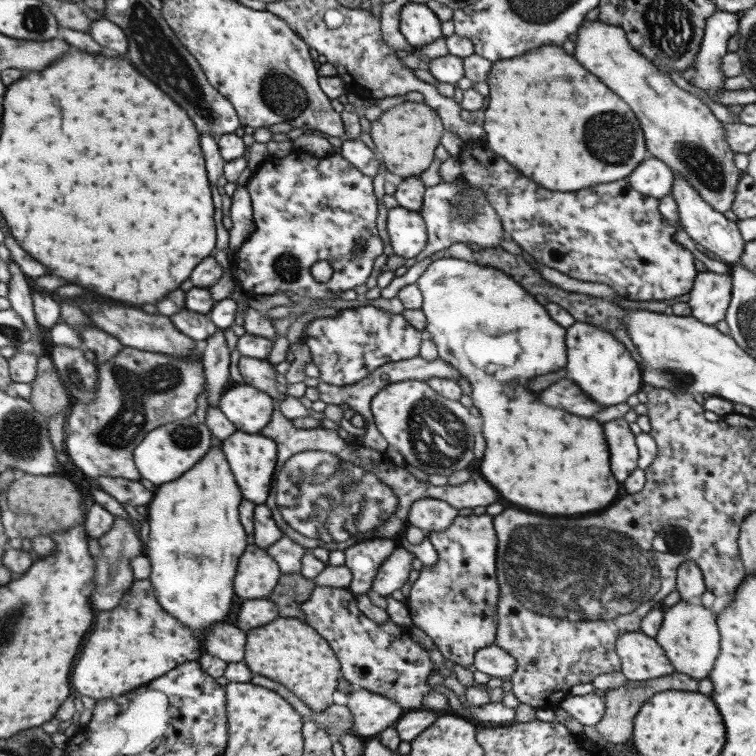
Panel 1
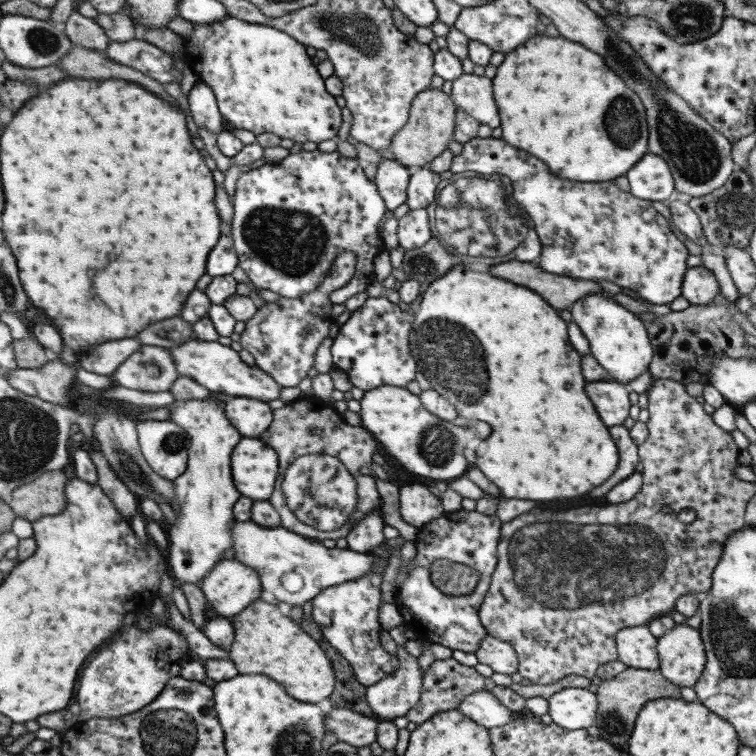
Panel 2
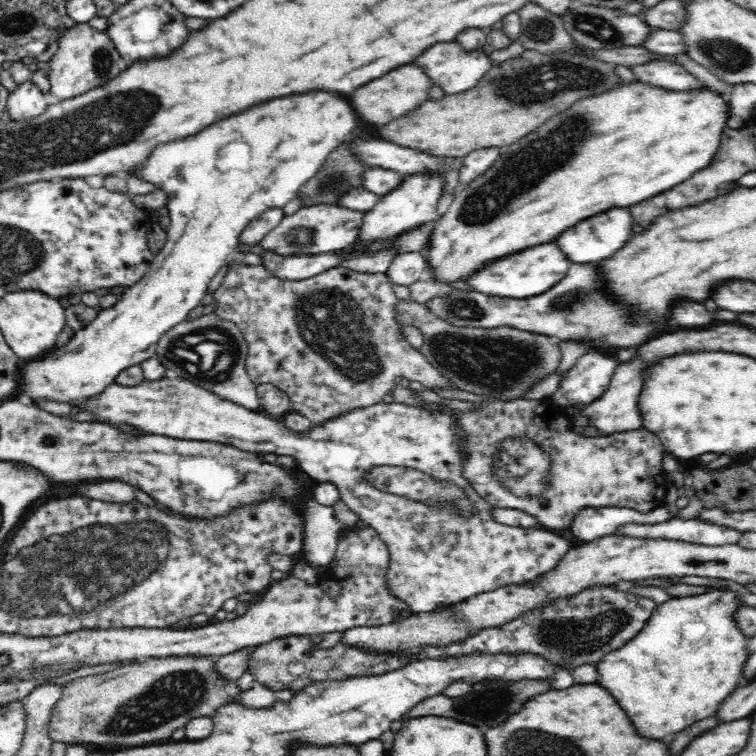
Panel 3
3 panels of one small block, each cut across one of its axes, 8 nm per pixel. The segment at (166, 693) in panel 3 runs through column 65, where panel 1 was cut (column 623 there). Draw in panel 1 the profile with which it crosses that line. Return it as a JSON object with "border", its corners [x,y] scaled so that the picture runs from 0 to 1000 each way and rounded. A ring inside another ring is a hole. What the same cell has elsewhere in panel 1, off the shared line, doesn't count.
{"border":[[[894,886],[889,892],[873,897],[849,901],[829,899],[825,907],[802,914],[799,922],[800,943],[787,960],[788,968],[792,968],[802,981],[831,984],[831,979],[836,976],[836,955],[839,955],[839,947],[844,944],[847,934],[857,923],[862,923],[865,918],[870,918],[876,913],[913,913],[913,915],[921,915],[923,913],[923,899],[907,894],[907,892],[897,892]]]}

